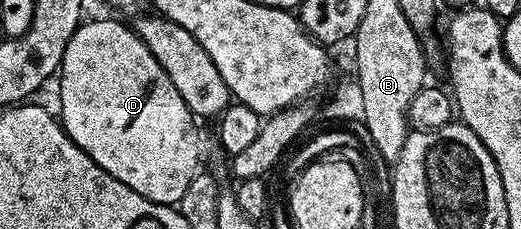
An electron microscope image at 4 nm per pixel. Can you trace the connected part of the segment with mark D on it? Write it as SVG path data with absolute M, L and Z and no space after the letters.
M93 19L90 23L89 20L82 22L77 32L71 37L71 41L67 41L67 49L63 53L59 72L60 79L61 111L59 110L59 122L71 137L71 141L75 141L75 145L79 149L83 149L91 157L91 161L95 161L107 173L111 173L111 177L123 181L123 185L127 185L127 189L135 189L135 193L147 197L147 201L170 205L180 204L187 185L191 185L193 178L199 174L197 162L201 159L201 147L197 144L198 120L195 118L193 110L183 101L183 97L179 97L179 89L175 89L175 85L171 85L171 77L167 77L163 65L159 65L159 61L155 61L151 49L147 49L147 45L143 45L136 30L132 26L124 27L123 24L116 23L113 19Z

